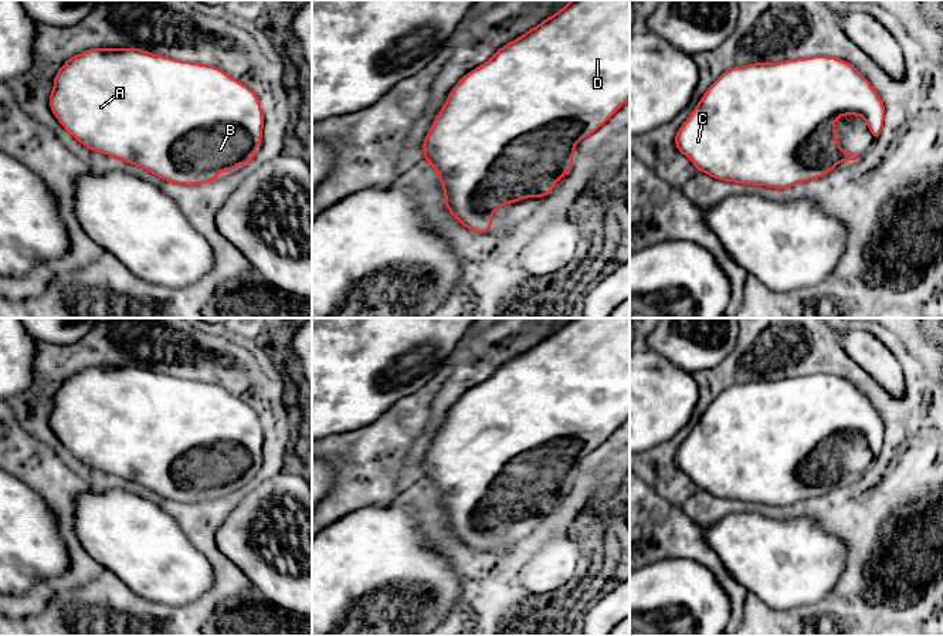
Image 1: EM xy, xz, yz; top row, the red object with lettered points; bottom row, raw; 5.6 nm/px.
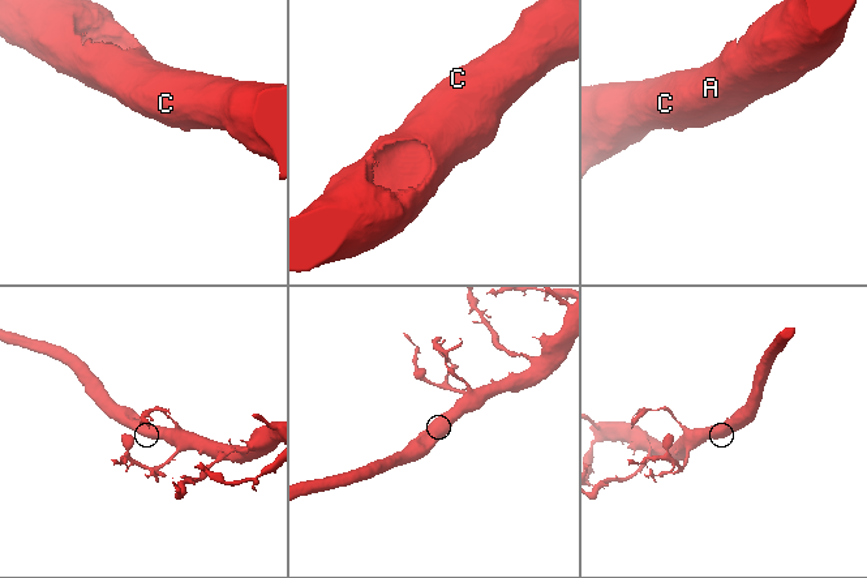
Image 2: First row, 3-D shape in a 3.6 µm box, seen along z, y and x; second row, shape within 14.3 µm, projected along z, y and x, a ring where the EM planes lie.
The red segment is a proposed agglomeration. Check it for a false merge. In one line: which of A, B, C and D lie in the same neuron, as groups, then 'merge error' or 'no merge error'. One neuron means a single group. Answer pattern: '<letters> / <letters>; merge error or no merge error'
A B C D; no merge error

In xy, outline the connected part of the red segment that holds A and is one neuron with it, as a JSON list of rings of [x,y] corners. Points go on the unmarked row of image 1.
[[[94,366],[69,375],[54,395],[50,426],[91,468],[177,503],[210,501],[221,488],[250,483],[262,457],[260,416],[223,388],[139,366]]]

